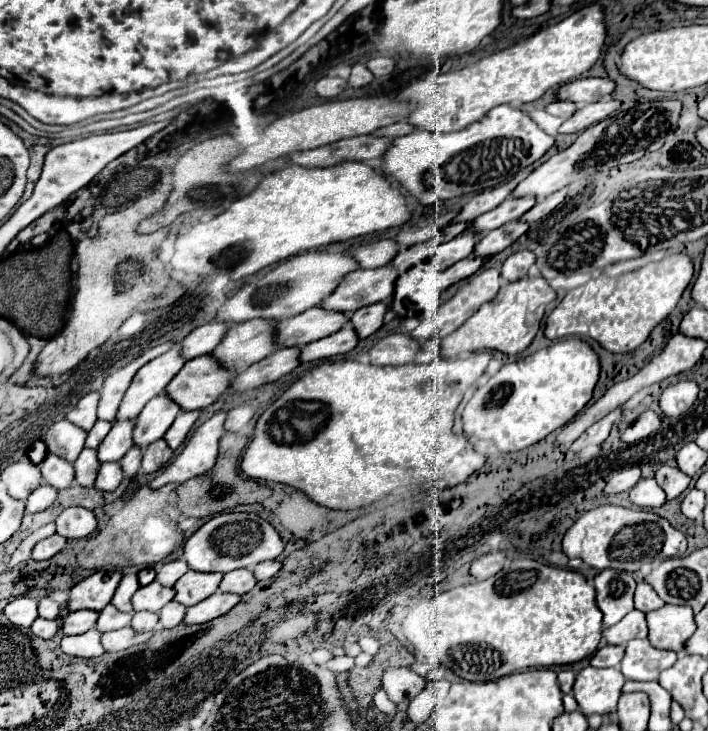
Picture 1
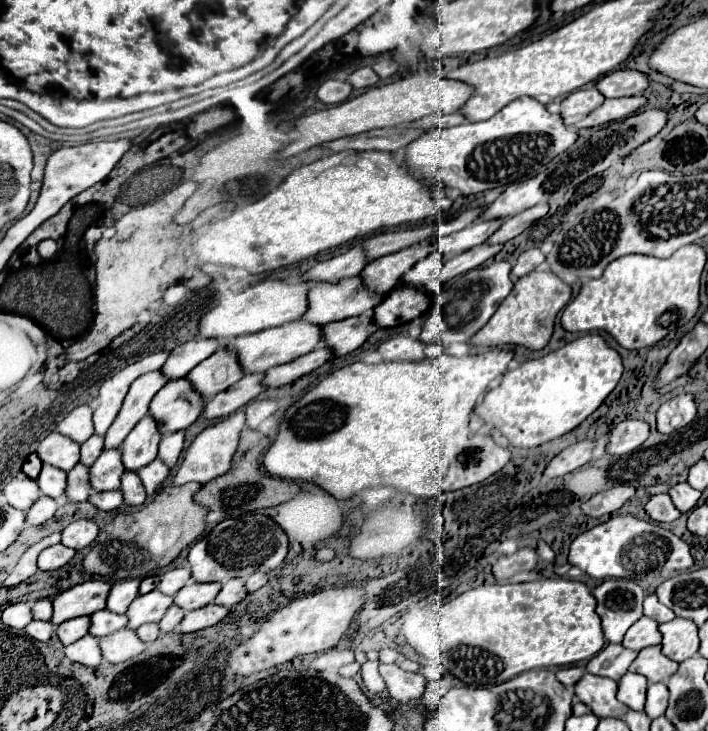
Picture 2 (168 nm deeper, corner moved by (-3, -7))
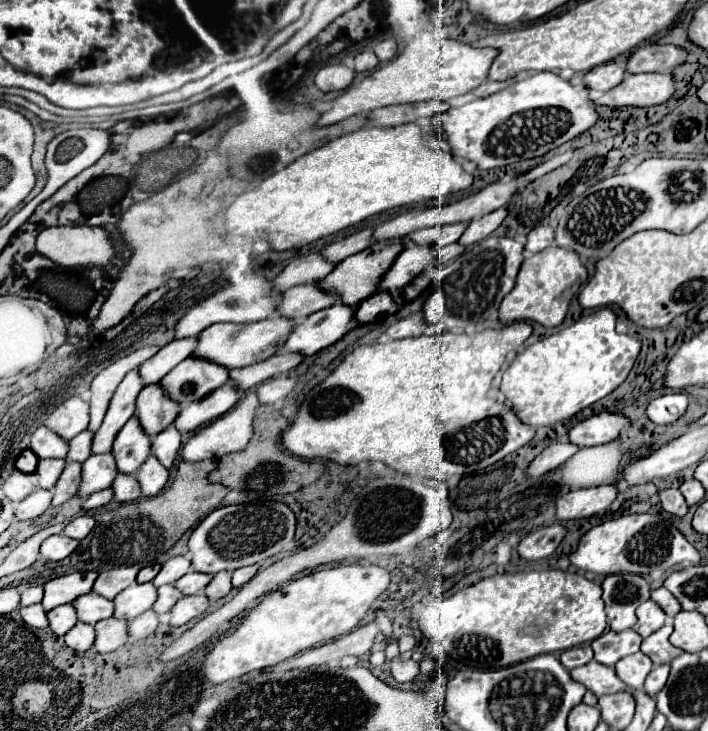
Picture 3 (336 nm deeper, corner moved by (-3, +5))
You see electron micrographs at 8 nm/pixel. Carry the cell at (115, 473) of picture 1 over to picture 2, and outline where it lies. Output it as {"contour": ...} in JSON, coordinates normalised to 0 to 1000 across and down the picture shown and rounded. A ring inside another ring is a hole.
{"contour":[[[160,670],[160,673],[131,673],[126,679],[126,687],[137,698],[165,698],[174,689],[174,676],[168,670]]]}

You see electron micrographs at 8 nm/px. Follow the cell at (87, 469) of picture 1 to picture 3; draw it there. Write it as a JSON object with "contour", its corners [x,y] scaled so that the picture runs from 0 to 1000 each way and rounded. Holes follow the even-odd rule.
{"contour":[[[95,632],[75,668],[75,692],[83,692],[109,676],[114,662],[114,632]]]}

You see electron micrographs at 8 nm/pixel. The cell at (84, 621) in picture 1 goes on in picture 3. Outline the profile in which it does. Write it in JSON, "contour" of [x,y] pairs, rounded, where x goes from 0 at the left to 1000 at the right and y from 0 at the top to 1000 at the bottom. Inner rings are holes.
{"contour":[[[89,826],[86,832],[75,832],[66,837],[69,856],[81,870],[92,870],[109,854],[109,837],[103,826]]]}

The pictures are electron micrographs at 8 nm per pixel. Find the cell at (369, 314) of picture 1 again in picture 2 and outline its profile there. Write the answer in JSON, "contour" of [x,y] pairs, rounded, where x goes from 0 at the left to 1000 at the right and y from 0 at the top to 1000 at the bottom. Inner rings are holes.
{"contour":[[[524,427],[499,432],[493,438],[479,438],[470,443],[453,446],[459,471],[470,479],[473,487],[487,487],[499,479],[504,479],[518,465],[518,446],[524,443]]]}

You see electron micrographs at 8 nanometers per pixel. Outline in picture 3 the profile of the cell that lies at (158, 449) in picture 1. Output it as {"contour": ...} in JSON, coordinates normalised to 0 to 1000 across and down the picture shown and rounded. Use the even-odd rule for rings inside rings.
{"contour":[[[210,624],[205,629],[205,635],[194,643],[191,651],[194,651],[196,662],[199,662],[202,679],[222,679],[230,670],[230,665],[236,662],[239,646],[219,624]]]}

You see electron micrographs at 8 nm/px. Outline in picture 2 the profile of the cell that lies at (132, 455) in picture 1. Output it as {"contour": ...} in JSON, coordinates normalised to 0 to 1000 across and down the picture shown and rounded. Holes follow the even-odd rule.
{"contour":[[[177,646],[171,651],[171,676],[179,692],[202,692],[208,684],[208,676],[196,651],[188,646]]]}

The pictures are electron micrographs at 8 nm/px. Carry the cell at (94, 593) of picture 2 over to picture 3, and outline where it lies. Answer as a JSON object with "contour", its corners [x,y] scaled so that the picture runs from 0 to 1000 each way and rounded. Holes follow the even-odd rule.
{"contour":[[[106,782],[69,793],[64,799],[64,818],[58,824],[61,832],[69,837],[86,826],[106,824],[117,813],[126,813],[137,788],[137,782]]]}

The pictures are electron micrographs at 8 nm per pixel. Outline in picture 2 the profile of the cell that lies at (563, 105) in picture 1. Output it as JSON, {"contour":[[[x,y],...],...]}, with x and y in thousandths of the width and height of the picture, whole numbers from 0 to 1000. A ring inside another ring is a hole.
{"contour":[[[840,118],[821,120],[809,129],[804,129],[792,140],[792,159],[804,161],[804,159],[815,159],[815,156],[832,156],[840,148],[846,148],[852,140],[855,140],[855,134],[849,131],[849,126]]]}

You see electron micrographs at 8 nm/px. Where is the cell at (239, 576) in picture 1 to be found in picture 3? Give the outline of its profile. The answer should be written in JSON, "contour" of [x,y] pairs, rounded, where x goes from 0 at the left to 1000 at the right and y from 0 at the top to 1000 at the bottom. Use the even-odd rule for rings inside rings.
{"contour":[[[315,780],[315,782],[309,782],[309,785],[301,788],[295,804],[290,804],[290,813],[295,815],[295,821],[309,821],[309,818],[321,815],[326,810],[326,804],[329,804],[329,799],[326,799],[326,782]]]}

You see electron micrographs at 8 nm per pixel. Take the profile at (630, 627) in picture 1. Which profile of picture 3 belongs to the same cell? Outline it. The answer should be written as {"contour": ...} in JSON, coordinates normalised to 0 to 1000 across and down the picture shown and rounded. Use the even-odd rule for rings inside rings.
{"contour":[[[914,821],[900,832],[900,854],[894,856],[894,862],[911,873],[919,865],[931,862],[939,854],[939,848],[942,848],[939,837],[928,826]]]}

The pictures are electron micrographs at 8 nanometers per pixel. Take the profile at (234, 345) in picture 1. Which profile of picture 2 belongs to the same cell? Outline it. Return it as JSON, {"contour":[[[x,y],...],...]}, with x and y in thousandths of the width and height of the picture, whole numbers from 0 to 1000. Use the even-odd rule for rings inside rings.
{"contour":[[[309,476],[306,482],[301,482],[301,487],[278,498],[278,503],[273,503],[261,517],[287,544],[301,544],[306,536],[315,536],[335,520],[340,520],[343,509],[329,490],[329,482]]]}

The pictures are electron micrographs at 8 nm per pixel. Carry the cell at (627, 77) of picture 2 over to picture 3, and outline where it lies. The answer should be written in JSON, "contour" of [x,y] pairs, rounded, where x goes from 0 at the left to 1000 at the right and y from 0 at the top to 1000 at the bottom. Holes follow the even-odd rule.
{"contour":[[[914,60],[891,71],[883,98],[886,101],[903,101],[903,98],[948,98],[953,90],[965,88],[970,79],[970,71],[956,63],[931,63],[931,60]]]}

